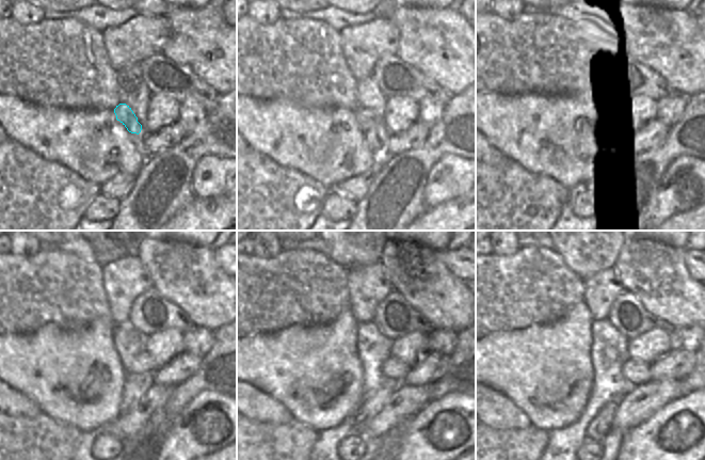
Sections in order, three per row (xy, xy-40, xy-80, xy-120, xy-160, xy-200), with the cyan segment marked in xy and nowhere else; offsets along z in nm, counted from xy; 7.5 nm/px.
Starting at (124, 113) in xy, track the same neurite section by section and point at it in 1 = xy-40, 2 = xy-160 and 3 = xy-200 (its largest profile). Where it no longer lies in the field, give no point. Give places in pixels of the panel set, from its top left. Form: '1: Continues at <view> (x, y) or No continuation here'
1: Continues at xy-40 (367, 120)
2: Continues at xy-160 (393, 368)
3: Continues at xy-200 (637, 371).

